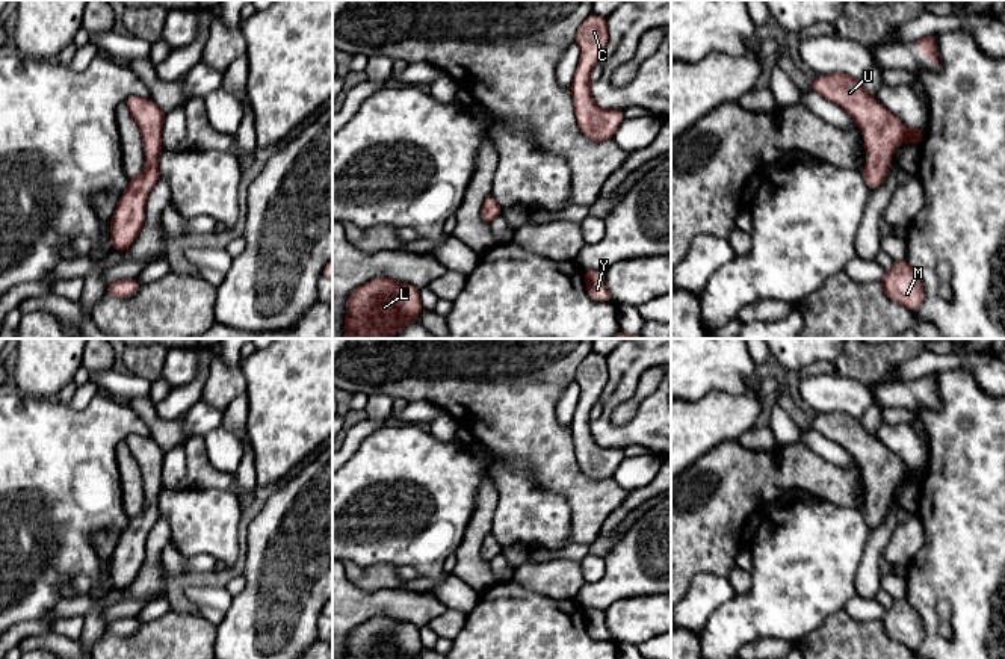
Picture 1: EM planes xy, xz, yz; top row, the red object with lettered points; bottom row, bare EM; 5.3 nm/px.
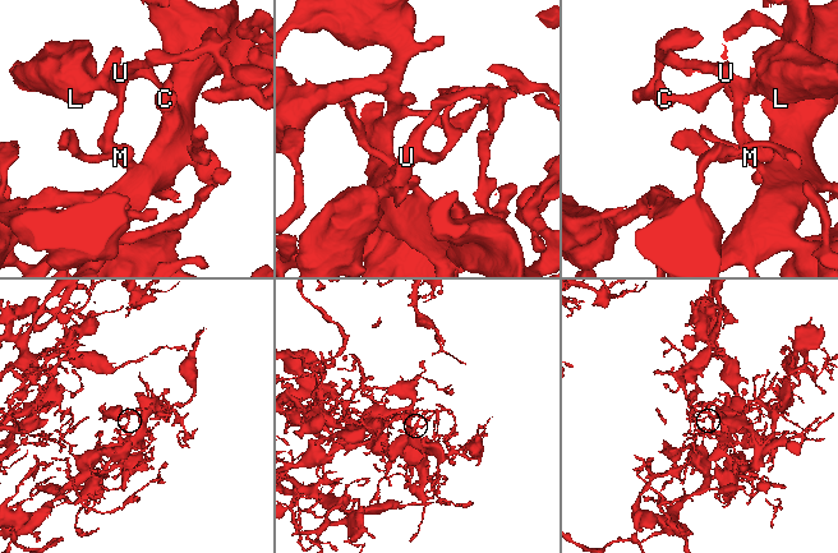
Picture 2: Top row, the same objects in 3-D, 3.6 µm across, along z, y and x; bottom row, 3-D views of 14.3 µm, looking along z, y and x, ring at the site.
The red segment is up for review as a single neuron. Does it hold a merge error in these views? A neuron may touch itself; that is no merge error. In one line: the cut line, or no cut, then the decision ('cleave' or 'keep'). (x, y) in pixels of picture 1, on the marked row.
no cut; keep

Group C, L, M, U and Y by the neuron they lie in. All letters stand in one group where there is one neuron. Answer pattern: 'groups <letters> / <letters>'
groups C L M U Y

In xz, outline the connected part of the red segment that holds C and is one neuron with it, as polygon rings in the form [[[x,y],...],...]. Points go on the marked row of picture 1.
[[[591,14],[579,26],[574,42],[582,54],[570,92],[580,131],[594,142],[612,139],[626,118],[620,110],[600,109],[589,91],[591,70],[605,54],[609,42],[606,17]]]

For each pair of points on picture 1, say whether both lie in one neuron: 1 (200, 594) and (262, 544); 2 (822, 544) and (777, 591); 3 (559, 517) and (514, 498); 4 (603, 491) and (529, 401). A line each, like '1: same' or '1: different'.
1: different
2: same
3: same
4: same

